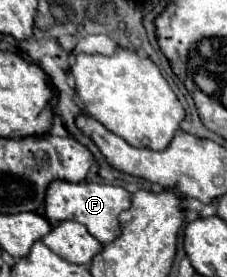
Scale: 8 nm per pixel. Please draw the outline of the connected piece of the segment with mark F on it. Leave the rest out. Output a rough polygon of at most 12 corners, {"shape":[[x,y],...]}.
{"shape":[[52,181],[44,215],[74,219],[100,243],[120,235],[130,193],[118,185]]}

